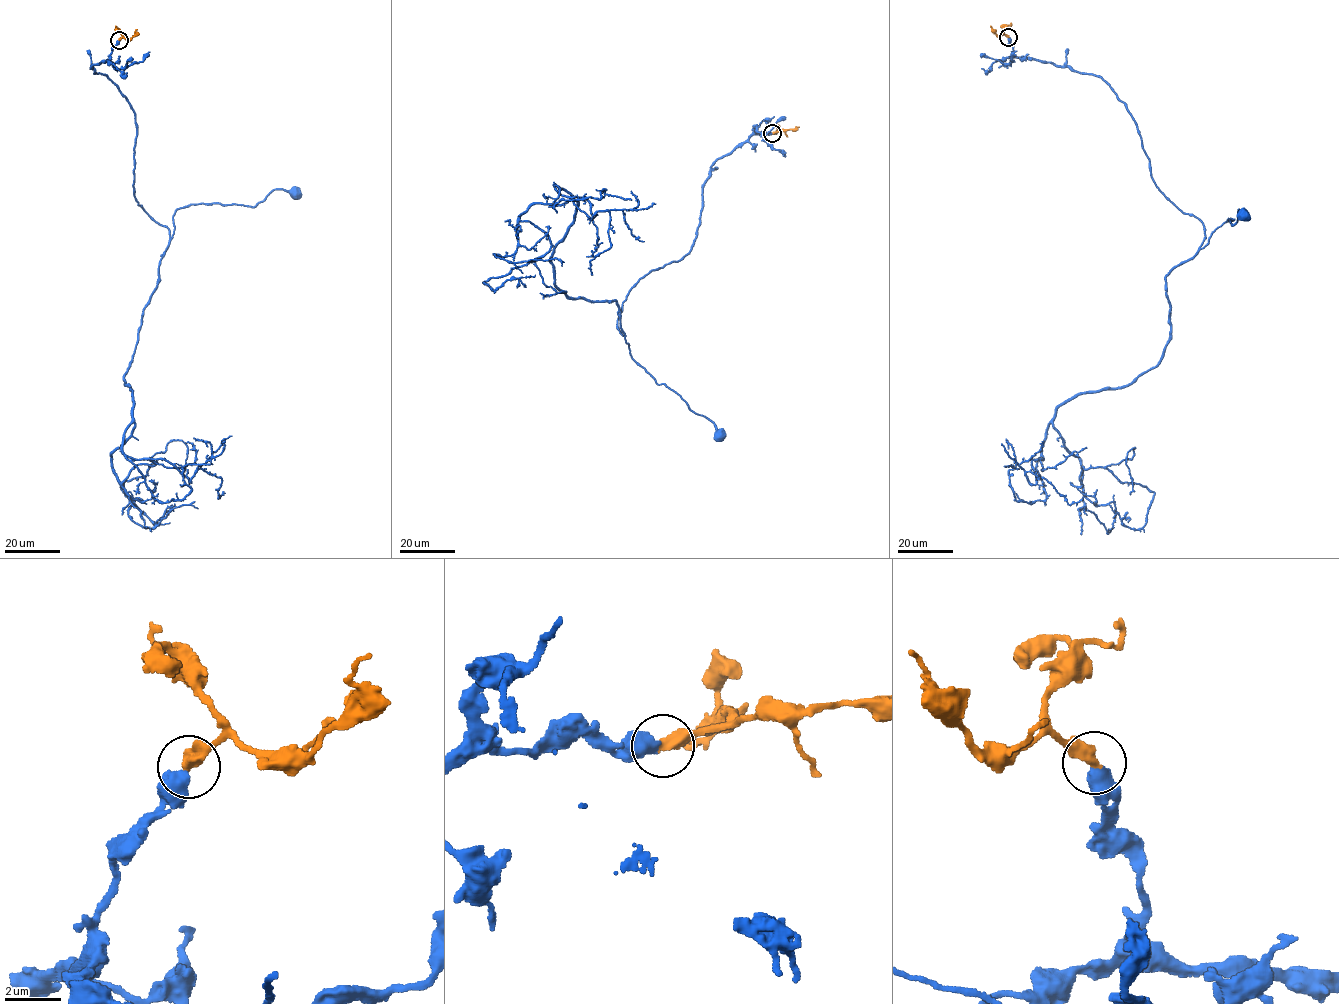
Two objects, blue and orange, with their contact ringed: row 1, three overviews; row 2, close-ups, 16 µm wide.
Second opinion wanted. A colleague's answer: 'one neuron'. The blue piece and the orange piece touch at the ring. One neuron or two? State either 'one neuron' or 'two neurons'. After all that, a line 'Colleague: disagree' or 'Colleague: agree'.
one neuron
Colleague: agree

